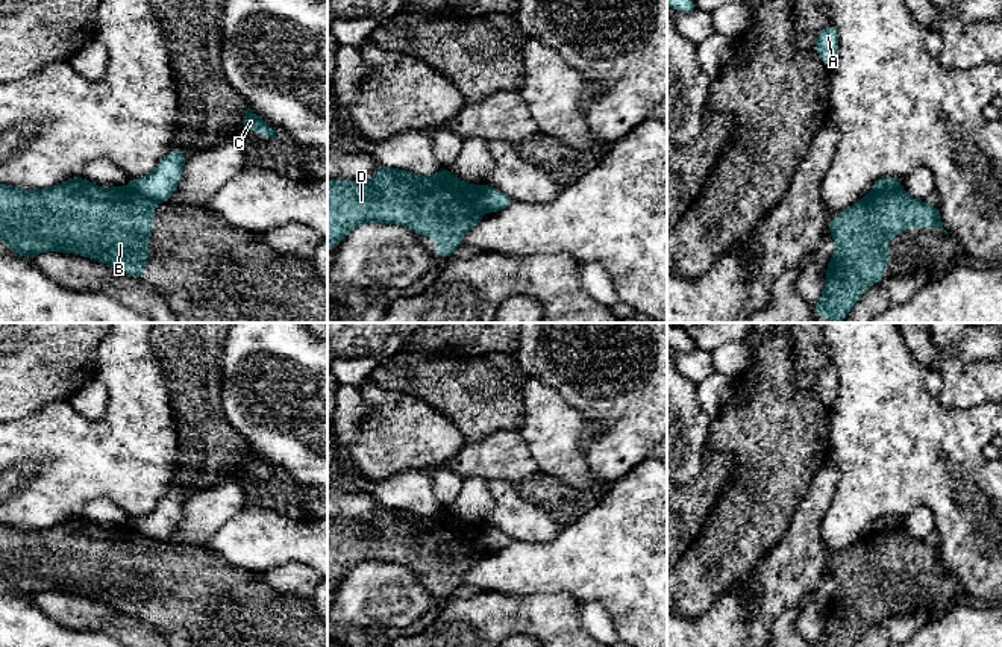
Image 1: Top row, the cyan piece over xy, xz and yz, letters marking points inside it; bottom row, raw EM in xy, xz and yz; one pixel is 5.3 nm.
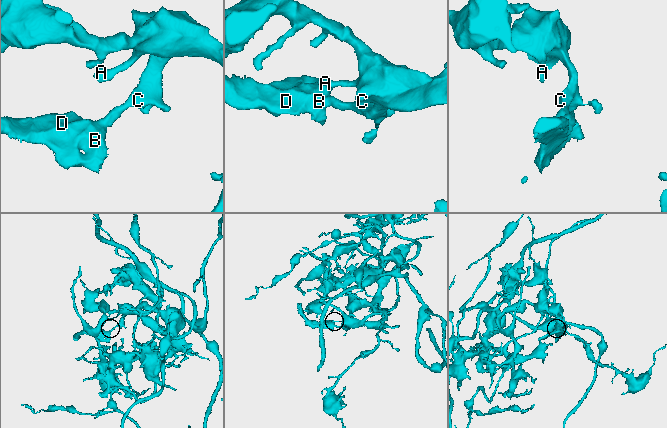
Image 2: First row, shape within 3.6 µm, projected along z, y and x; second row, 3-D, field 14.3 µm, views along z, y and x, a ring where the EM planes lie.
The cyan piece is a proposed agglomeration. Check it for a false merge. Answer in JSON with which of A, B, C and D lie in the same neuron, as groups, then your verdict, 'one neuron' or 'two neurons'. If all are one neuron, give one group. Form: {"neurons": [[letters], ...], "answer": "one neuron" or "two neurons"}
{"neurons": [["A", "C"], ["B", "D"]], "answer": "two neurons"}

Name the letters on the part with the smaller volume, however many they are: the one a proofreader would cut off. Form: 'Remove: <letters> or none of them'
Remove: B, D

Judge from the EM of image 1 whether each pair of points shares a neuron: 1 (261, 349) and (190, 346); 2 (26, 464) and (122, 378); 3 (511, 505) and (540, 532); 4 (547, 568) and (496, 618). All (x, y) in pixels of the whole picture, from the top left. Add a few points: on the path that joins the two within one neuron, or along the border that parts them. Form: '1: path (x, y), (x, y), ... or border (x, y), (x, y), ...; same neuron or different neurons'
1: border (226, 338), (222, 347), (222, 382); different neurons
2: path (58, 461), (72, 461), (122, 409); same neuron
3: path (519, 512), (532, 525); same neuron
4: border (558, 591), (487, 593); different neurons

